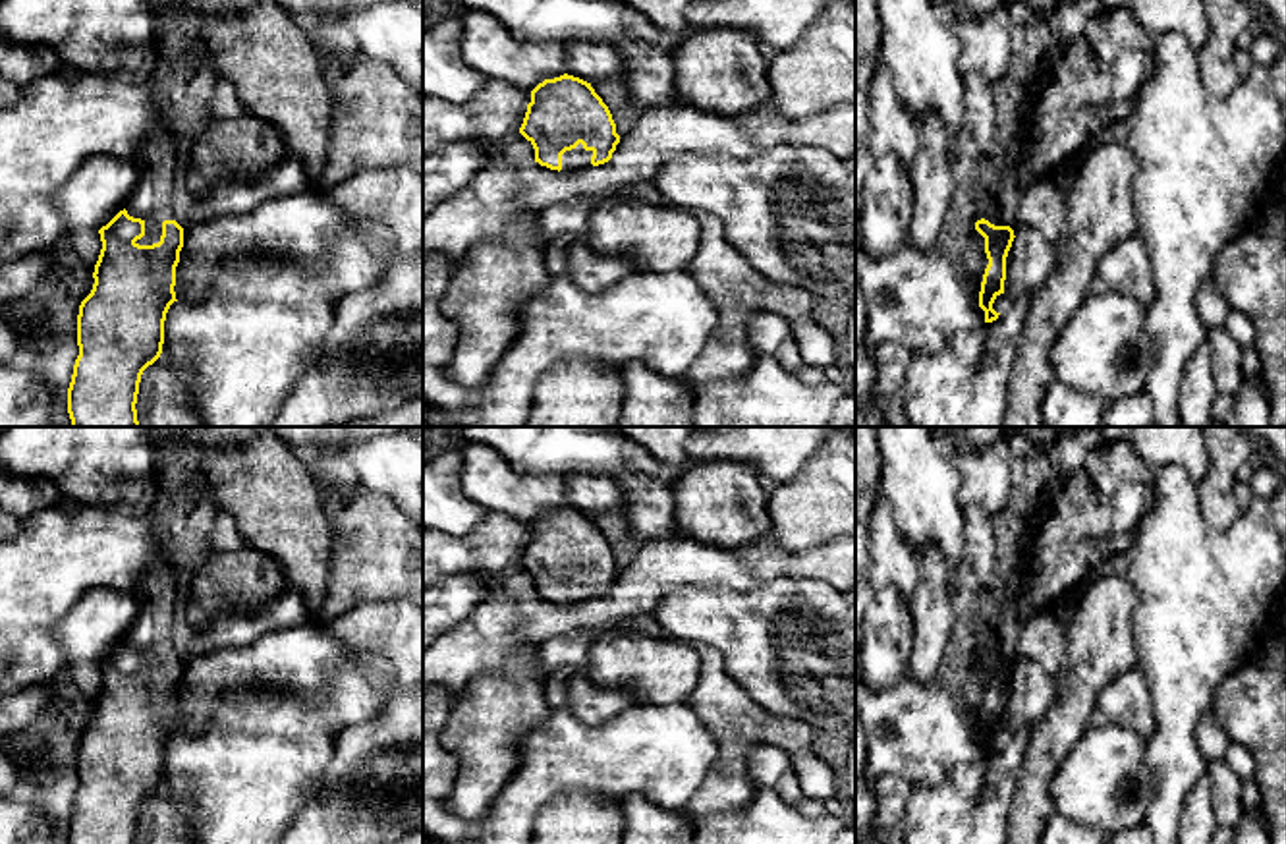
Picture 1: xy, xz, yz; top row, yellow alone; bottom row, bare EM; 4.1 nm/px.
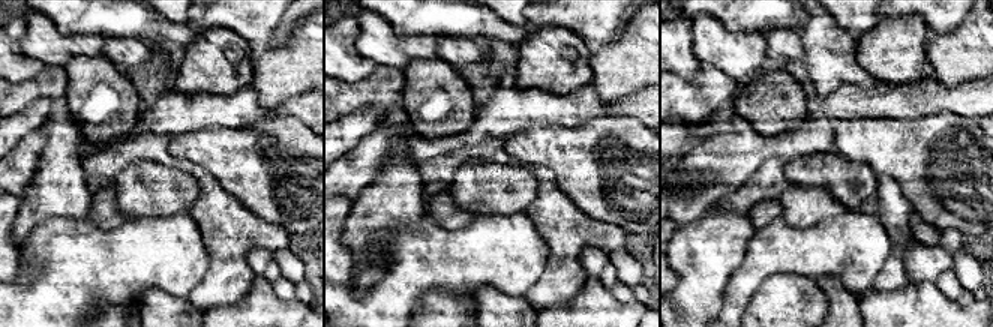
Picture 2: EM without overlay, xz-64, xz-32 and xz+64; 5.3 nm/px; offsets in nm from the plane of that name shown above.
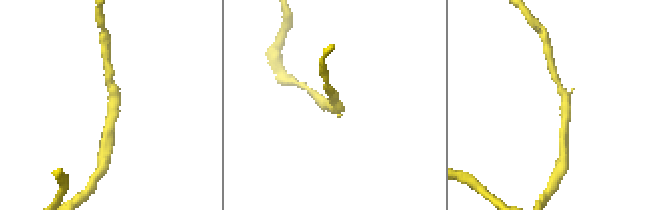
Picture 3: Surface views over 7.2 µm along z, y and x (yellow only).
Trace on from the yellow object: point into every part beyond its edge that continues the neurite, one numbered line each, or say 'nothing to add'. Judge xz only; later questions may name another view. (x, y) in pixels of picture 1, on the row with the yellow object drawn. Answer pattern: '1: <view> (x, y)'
1: xz (578, 159)

